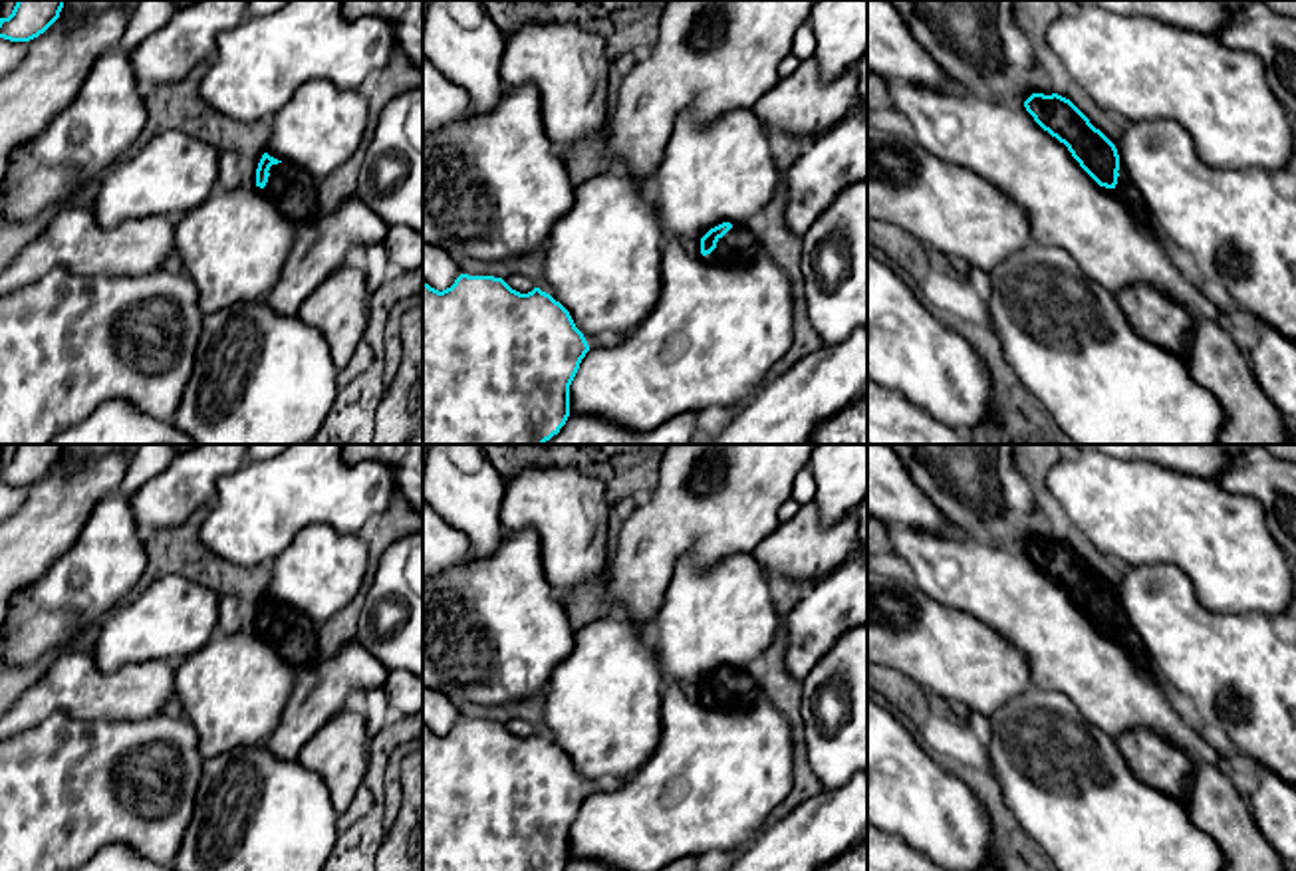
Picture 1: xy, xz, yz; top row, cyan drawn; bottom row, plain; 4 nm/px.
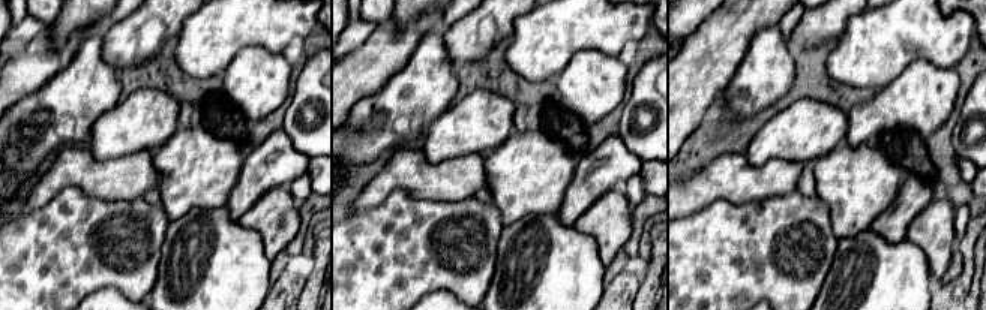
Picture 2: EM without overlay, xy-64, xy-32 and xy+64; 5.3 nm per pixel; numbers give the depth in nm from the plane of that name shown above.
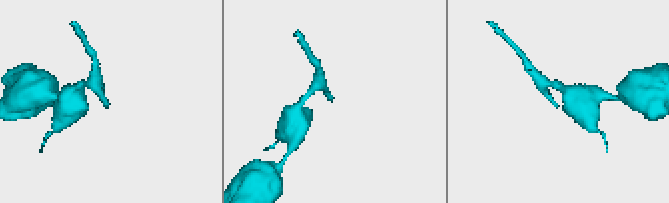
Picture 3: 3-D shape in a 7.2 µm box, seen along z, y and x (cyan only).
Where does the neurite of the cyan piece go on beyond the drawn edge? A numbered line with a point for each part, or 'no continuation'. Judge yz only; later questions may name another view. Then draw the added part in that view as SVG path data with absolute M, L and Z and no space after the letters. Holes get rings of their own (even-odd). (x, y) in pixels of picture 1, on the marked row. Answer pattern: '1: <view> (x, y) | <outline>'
1: yz (1126, 191) | M1125 175L1117 177L1115 196L1135 220L1149 222L1147 204L1139 196L1137 187Z

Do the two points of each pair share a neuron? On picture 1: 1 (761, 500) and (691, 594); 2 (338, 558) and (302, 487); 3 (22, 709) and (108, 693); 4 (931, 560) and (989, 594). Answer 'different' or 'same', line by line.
1: different
2: different
3: same
4: same

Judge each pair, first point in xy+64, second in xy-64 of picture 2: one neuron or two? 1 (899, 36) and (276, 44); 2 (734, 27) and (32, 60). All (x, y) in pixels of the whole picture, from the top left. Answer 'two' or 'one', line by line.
1: one
2: one

